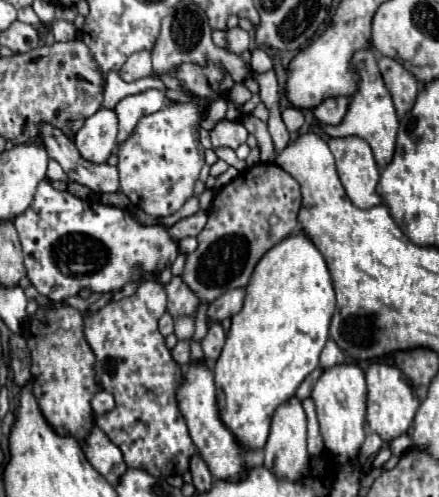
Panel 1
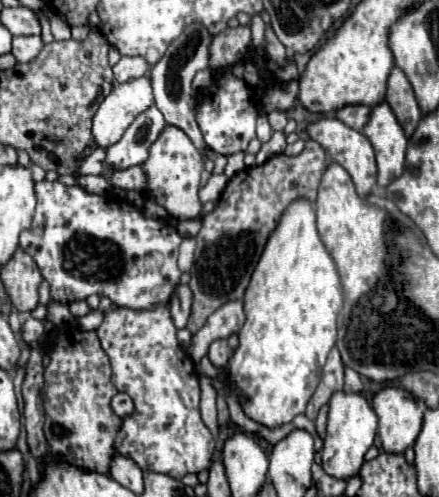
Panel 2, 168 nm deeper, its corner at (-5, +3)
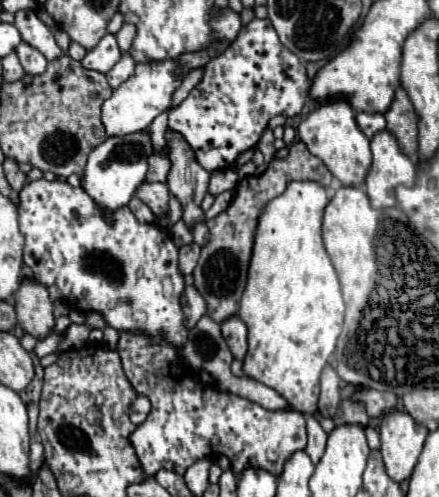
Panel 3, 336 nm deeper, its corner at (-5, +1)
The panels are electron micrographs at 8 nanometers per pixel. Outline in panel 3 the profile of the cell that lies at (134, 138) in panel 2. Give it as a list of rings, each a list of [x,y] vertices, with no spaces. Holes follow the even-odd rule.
[[[148,131],[130,133],[124,137],[108,137],[102,145],[98,145],[90,153],[86,169],[80,177],[80,187],[104,213],[114,213],[126,207],[146,177],[148,171],[146,161],[150,157],[150,151],[152,151],[152,141]]]

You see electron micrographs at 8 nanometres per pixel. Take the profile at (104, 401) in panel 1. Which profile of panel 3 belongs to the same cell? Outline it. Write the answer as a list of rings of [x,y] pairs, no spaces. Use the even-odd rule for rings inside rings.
[[[140,395],[140,397],[132,403],[132,407],[130,407],[130,419],[132,419],[136,425],[142,425],[142,423],[146,421],[150,409],[152,409],[150,399],[144,397],[144,395]]]

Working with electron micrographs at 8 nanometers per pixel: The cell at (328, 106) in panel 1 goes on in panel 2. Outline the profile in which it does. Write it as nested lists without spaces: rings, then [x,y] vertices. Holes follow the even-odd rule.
[[[344,105],[336,111],[336,117],[340,121],[344,121],[348,127],[362,131],[362,127],[368,119],[368,113],[370,113],[370,107],[366,107],[366,105]]]

